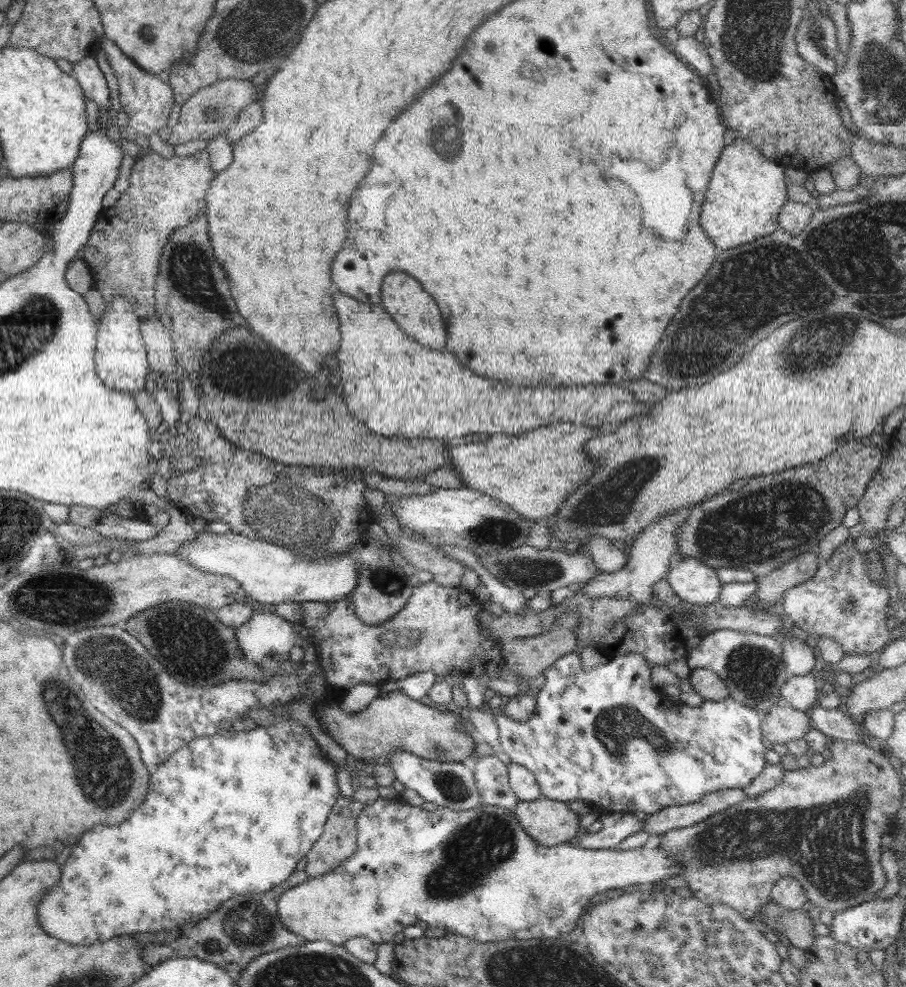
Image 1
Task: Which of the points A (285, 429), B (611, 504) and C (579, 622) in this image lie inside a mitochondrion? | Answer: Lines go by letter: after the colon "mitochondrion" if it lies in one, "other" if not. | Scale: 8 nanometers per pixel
A: other
B: mitochondrion
C: other

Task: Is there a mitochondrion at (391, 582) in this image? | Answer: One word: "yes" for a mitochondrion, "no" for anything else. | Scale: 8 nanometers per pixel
yes

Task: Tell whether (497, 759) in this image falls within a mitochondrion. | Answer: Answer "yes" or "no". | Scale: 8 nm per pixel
no

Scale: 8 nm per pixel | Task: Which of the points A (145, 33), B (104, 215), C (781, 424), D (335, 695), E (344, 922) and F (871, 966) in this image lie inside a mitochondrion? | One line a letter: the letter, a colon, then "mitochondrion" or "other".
A: mitochondrion
B: other
C: other
D: other
E: other
F: other

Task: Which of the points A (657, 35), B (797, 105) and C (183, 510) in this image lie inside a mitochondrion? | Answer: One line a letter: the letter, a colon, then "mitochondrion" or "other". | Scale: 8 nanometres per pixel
A: other
B: other
C: other

